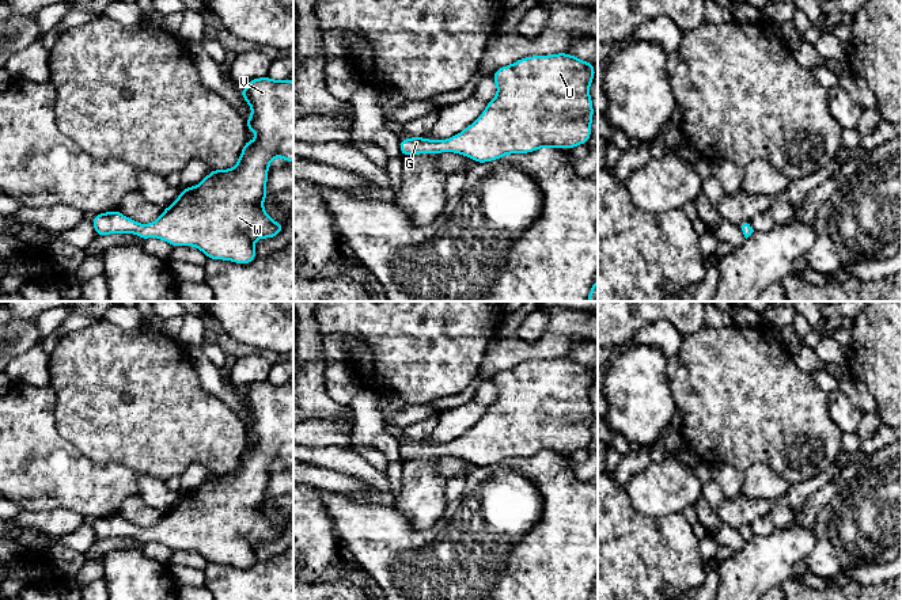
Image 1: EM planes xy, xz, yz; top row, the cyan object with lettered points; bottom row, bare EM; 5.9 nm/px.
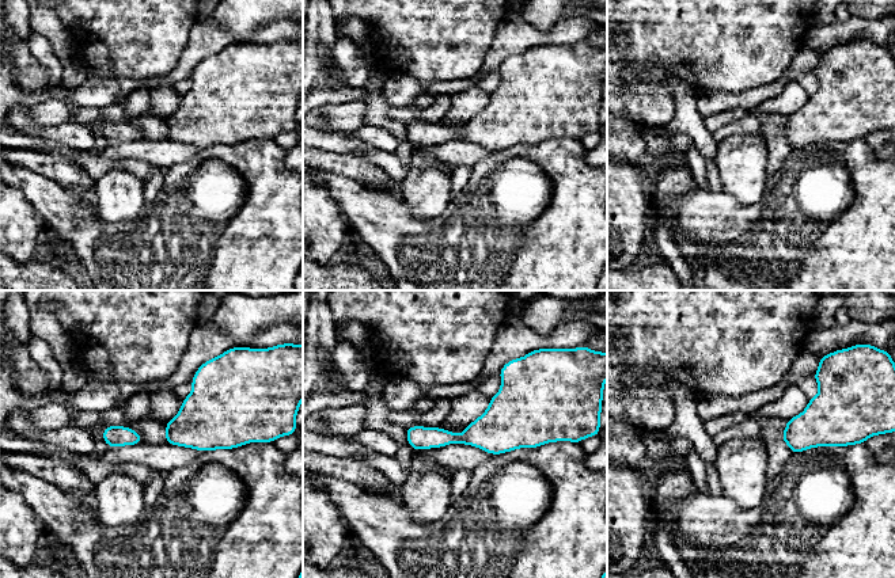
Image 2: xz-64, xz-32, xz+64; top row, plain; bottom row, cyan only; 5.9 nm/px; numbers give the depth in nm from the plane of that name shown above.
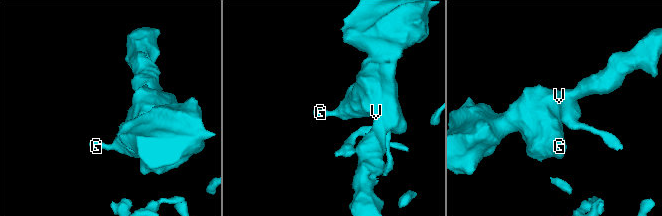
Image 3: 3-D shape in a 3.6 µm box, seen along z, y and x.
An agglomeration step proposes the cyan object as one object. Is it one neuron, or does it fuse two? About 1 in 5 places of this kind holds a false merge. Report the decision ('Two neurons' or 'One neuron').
One neuron

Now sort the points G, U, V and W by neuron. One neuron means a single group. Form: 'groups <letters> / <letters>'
groups G U V W

